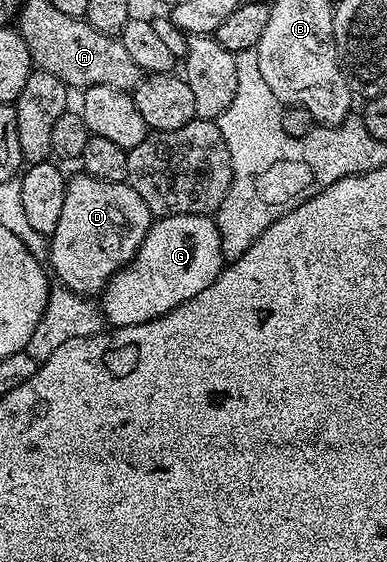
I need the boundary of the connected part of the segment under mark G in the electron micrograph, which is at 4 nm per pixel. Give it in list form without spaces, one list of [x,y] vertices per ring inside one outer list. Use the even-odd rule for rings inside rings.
[[[190,213],[189,215],[169,215],[152,220],[135,258],[124,269],[117,270],[103,288],[101,308],[106,324],[111,327],[129,327],[137,323],[149,323],[173,311],[181,303],[193,299],[193,295],[201,295],[201,291],[205,291],[209,283],[218,279],[224,267],[225,258],[221,247],[221,235],[210,216]]]

